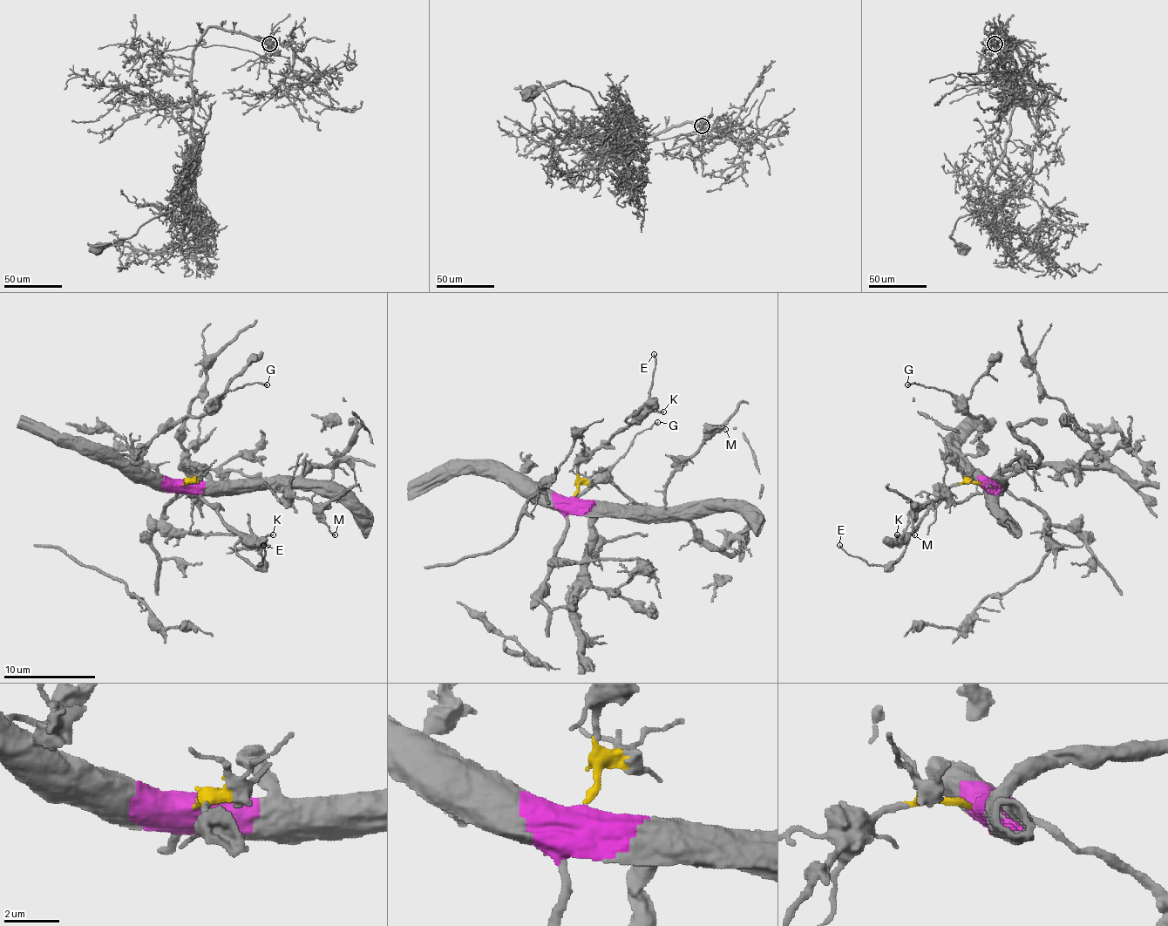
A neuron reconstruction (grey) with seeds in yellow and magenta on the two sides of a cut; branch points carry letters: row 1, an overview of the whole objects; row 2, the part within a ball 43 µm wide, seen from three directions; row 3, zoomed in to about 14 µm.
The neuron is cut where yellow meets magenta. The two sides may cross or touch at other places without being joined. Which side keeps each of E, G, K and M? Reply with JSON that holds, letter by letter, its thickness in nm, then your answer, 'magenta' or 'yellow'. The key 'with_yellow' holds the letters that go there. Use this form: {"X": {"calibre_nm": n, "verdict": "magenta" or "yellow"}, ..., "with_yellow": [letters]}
{"E": {"calibre_nm": 110, "verdict": "yellow"}, "G": {"calibre_nm": 140, "verdict": "magenta"}, "K": {"calibre_nm": 150, "verdict": "yellow"}, "M": {"calibre_nm": 130, "verdict": "magenta"}, "with_yellow": ["E", "K"]}

